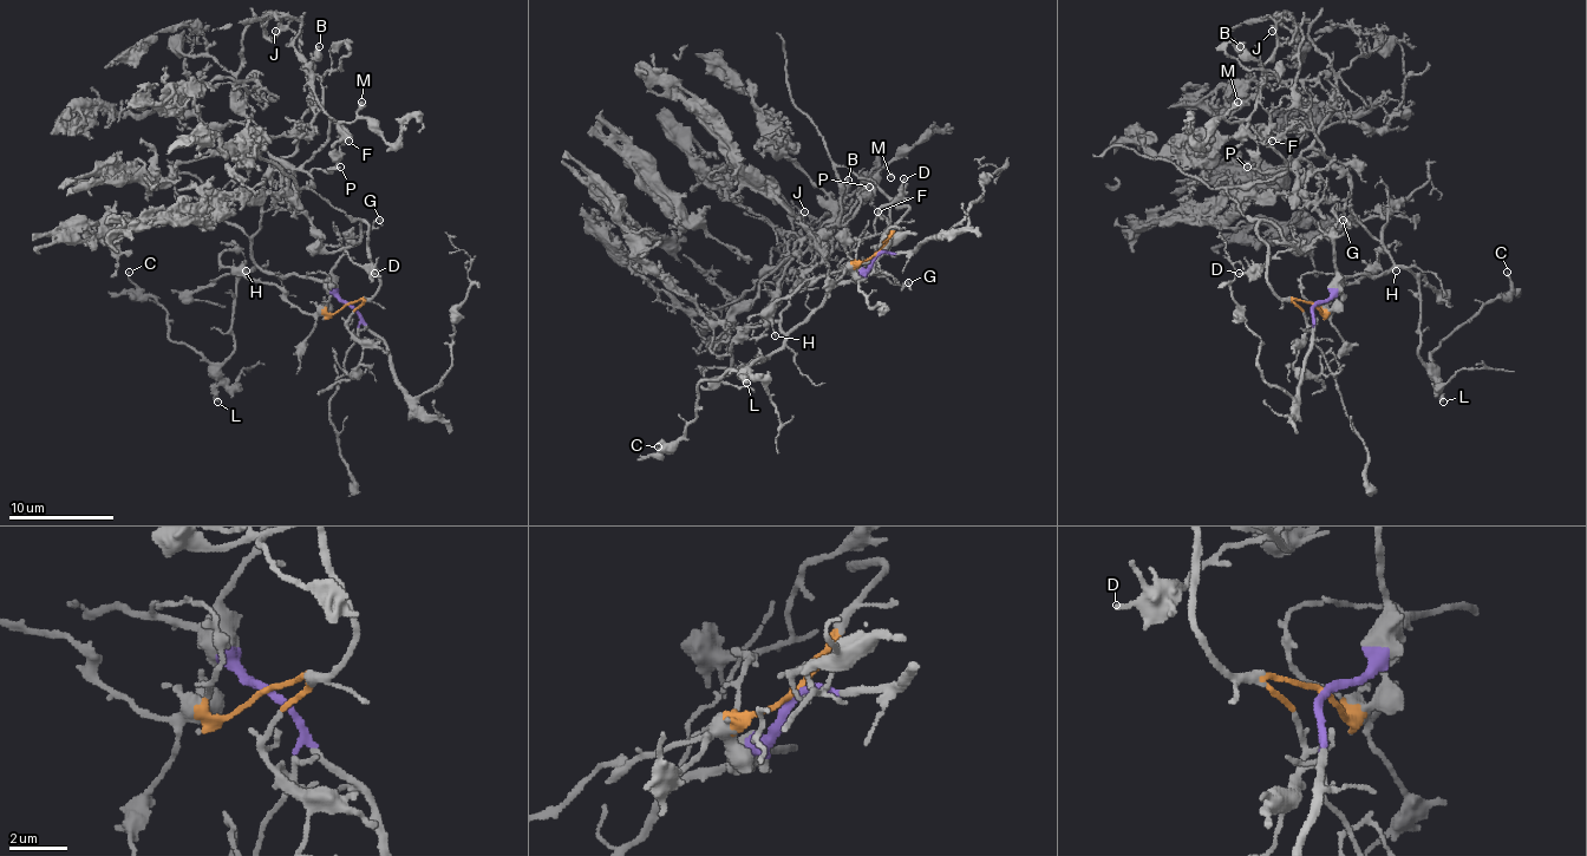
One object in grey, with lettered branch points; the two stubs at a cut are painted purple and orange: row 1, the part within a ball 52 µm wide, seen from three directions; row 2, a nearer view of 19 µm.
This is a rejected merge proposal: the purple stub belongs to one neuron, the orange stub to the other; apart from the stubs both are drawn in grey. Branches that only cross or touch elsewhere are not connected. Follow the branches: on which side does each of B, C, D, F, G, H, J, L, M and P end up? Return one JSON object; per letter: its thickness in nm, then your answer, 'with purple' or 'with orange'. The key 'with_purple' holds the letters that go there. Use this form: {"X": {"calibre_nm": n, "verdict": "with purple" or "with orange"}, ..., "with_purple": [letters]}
{"B": {"calibre_nm": 400, "verdict": "with orange"}, "C": {"calibre_nm": 140, "verdict": "with purple"}, "D": {"calibre_nm": 190, "verdict": "with orange"}, "F": {"calibre_nm": 110, "verdict": "with orange"}, "G": {"calibre_nm": 200, "verdict": "with purple"}, "H": {"calibre_nm": 130, "verdict": "with orange"}, "J": {"calibre_nm": 130, "verdict": "with orange"}, "L": {"calibre_nm": 180, "verdict": "with purple"}, "M": {"calibre_nm": 360, "verdict": "with orange"}, "P": {"calibre_nm": 170, "verdict": "with orange"}, "with_purple": ["C", "G", "L"]}

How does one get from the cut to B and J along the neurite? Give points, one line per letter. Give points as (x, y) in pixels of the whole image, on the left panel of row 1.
B: (346, 305), (380, 281), (361, 221), (309, 190), (305, 167), (328, 124), (314, 92), (320, 45)
J: (346, 305), (380, 281), (361, 221), (307, 187), (328, 113), (296, 36), (281, 30), (273, 40), (275, 30)

